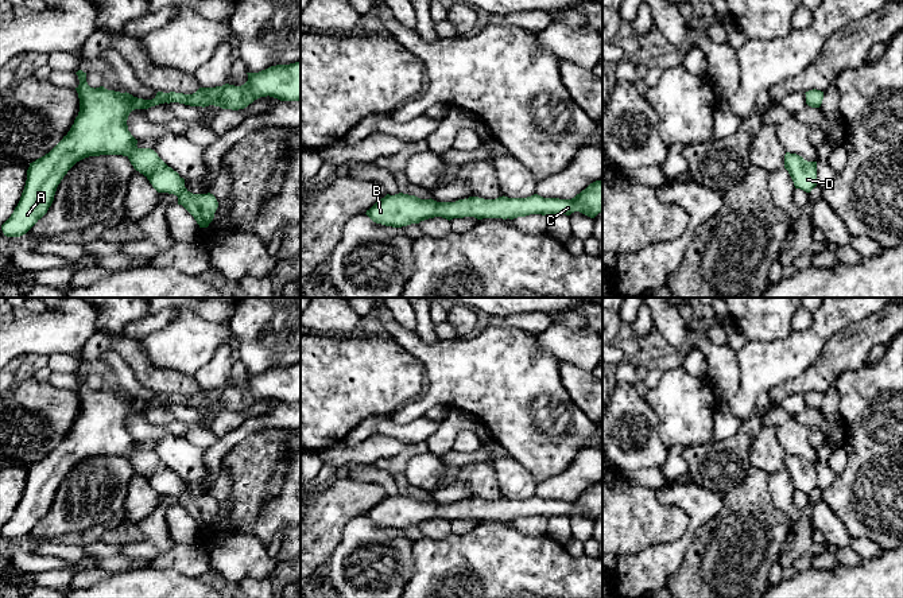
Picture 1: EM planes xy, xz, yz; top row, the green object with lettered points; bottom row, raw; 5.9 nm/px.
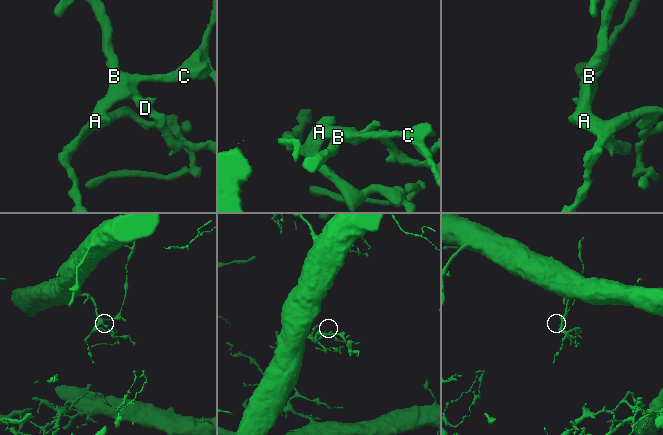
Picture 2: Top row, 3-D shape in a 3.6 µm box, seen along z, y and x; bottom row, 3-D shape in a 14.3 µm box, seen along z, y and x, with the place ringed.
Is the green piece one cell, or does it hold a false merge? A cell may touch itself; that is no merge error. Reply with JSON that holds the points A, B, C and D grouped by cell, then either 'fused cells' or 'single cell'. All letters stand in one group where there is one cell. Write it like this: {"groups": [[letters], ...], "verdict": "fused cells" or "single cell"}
{"groups": [["A", "B", "D"], ["C"]], "verdict": "fused cells"}

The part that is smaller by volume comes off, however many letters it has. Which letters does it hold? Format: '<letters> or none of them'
C

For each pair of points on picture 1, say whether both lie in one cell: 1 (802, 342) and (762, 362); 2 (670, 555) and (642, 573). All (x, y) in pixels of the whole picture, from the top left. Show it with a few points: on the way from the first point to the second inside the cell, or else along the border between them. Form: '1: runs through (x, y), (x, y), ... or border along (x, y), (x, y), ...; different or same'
1: runs through (793, 352), (785, 360), (771, 362); same
2: runs through (663, 560), (648, 570); same

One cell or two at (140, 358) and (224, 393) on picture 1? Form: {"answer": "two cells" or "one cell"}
{"answer": "one cell"}

